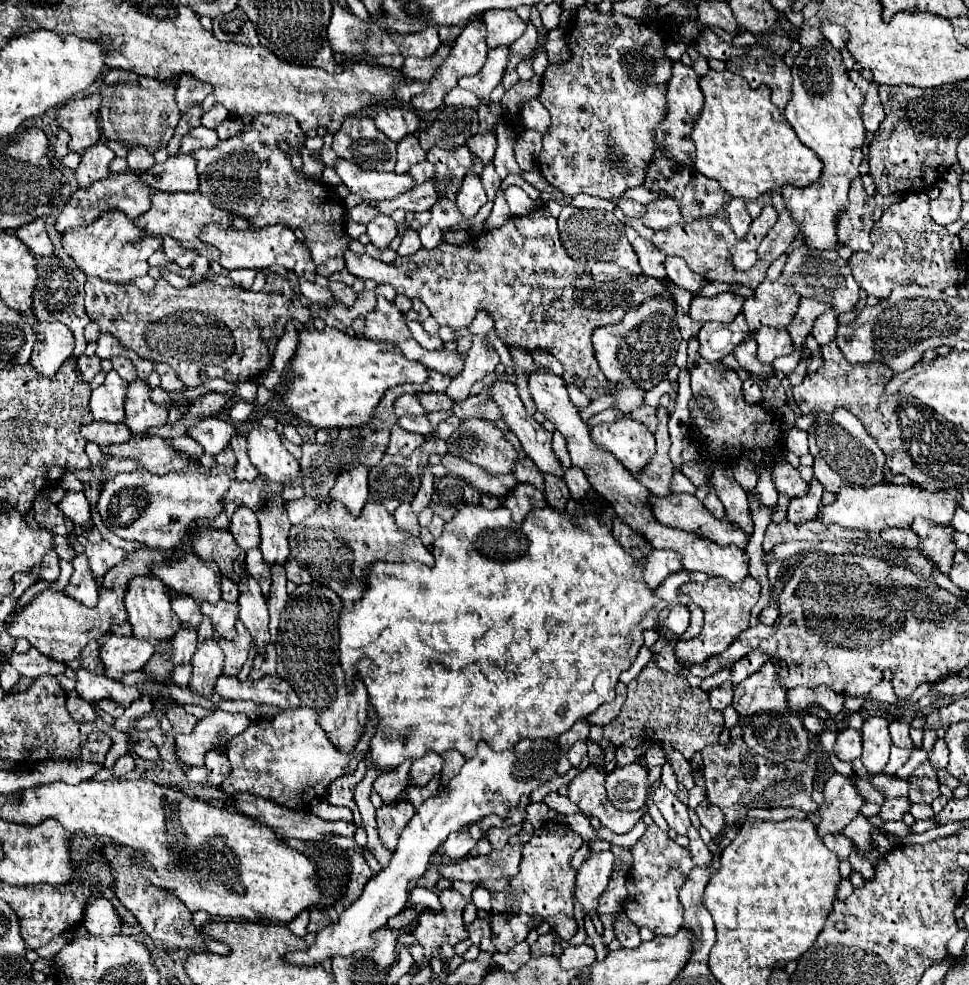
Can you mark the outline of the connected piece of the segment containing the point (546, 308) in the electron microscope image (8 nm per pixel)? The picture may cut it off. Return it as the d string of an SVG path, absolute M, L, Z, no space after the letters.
M547 206L535 208L531 214L521 218L511 218L501 228L493 228L481 236L469 238L465 244L439 244L433 250L421 248L419 252L411 256L397 256L395 262L385 264L381 260L375 260L367 254L357 256L351 250L345 252L347 270L363 280L371 279L378 285L389 284L396 292L404 294L408 298L421 298L425 306L429 308L431 316L439 322L439 326L451 326L453 330L467 328L477 310L485 310L495 320L497 336L507 346L519 346L525 350L547 350L551 352L565 368L563 380L575 382L587 398L595 400L609 388L609 382L605 374L601 374L601 368L597 366L593 346L591 346L591 334L595 328L601 328L605 324L617 324L621 318L647 298L669 298L673 302L673 286L665 286L663 280L649 278L645 274L631 276L625 270L621 270L615 264L605 262L577 262L575 258L569 258L567 250L559 242L559 230L557 230L557 218L549 212Z

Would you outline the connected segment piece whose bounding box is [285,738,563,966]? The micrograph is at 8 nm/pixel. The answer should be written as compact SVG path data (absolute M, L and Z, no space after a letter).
M525 738L511 752L495 752L491 746L487 746L487 742L479 742L477 754L463 764L461 772L449 782L449 786L445 786L445 790L439 790L417 810L417 814L401 832L391 862L367 882L359 900L345 908L335 924L329 924L325 930L317 932L317 940L305 952L289 952L285 960L297 966L311 966L321 964L323 960L333 956L351 956L359 948L369 948L369 934L383 928L391 916L399 914L405 908L405 902L409 898L407 884L411 878L421 878L425 874L431 852L435 852L451 832L457 832L461 826L473 824L487 814L507 818L507 814L519 806L521 796L529 796L533 790L537 790L557 774L561 754L563 750L557 750L557 742L545 738Z

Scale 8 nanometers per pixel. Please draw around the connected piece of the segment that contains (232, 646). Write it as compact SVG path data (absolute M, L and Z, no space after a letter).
M237 620L235 630L237 630L237 636L233 642L229 642L227 648L225 648L225 638L219 638L219 642L217 642L225 654L223 674L229 674L229 676L237 676L237 672L249 660L249 652L251 652L251 634L247 632L247 628L243 626L241 620Z

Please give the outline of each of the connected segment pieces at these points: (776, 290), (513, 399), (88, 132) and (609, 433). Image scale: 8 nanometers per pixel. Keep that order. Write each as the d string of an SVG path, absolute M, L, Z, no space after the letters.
M783 278L775 281L765 279L763 284L759 284L755 294L743 304L751 332L761 328L763 324L787 326L797 312L799 298L801 296L795 294L789 284L783 284Z
M495 380L493 384L489 384L487 390L489 390L491 400L497 404L497 408L499 408L499 412L501 412L501 420L503 420L503 422L509 426L509 430L519 438L519 442L521 442L525 454L537 464L537 468L539 468L541 472L549 472L549 474L561 476L559 460L555 458L555 454L553 454L553 450L551 450L551 434L549 434L539 422L535 422L533 416L527 414L527 410L523 408L521 398L519 398L519 394L517 394L515 384L505 382L505 380Z
M95 92L87 98L73 98L59 108L59 126L71 134L69 150L83 154L89 146L97 144L101 138L99 126L101 94Z
M629 416L609 424L597 424L591 428L591 438L595 446L609 450L633 474L655 454L655 436L643 422L635 422Z

